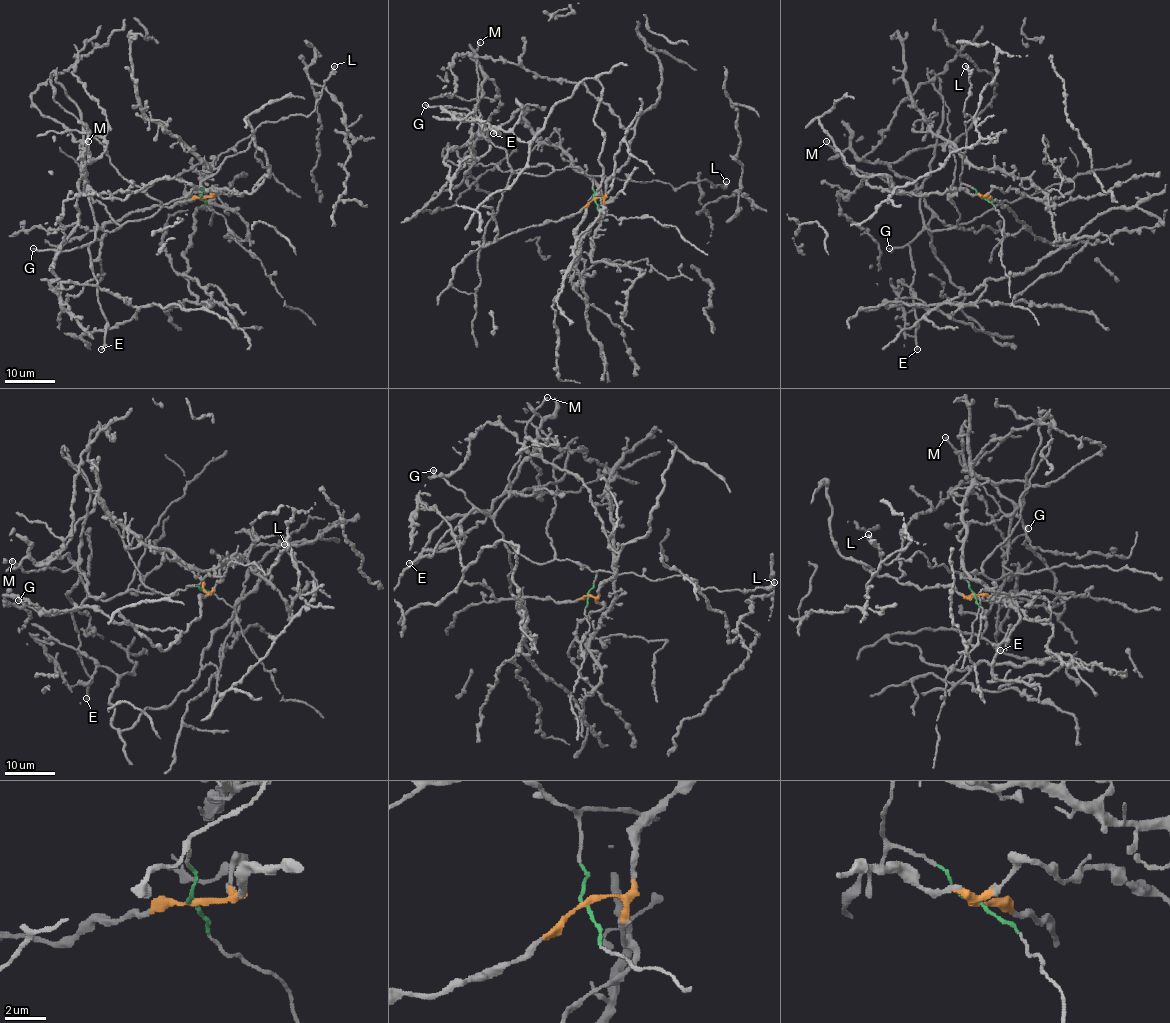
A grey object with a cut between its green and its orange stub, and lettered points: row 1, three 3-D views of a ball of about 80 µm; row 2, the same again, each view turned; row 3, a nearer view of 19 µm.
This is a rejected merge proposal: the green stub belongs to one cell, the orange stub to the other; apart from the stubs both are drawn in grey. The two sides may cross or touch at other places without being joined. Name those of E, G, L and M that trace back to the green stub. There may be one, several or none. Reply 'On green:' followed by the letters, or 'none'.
On green: E, G, L, M

